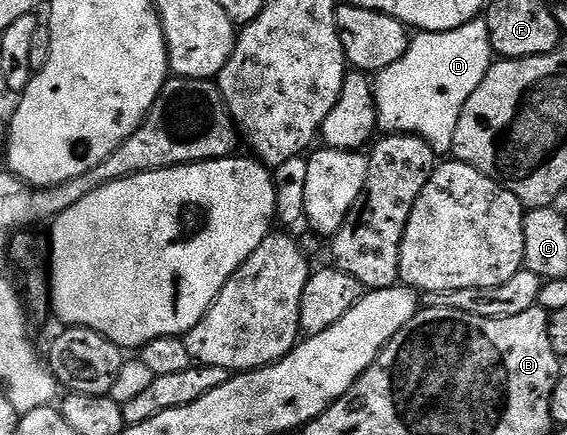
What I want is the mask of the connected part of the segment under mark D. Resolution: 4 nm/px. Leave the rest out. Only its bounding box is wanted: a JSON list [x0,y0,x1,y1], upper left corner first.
[373,18,495,154]

